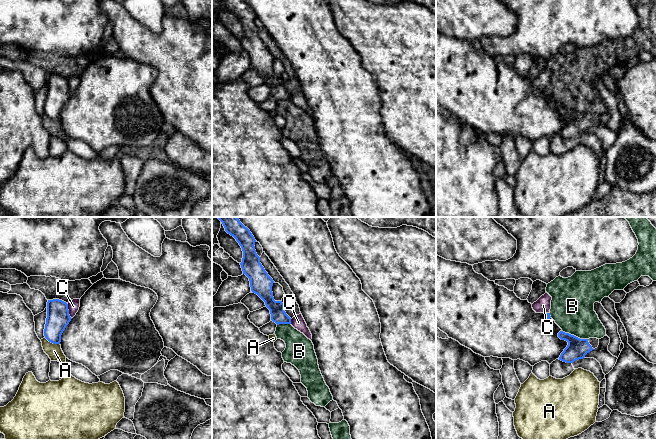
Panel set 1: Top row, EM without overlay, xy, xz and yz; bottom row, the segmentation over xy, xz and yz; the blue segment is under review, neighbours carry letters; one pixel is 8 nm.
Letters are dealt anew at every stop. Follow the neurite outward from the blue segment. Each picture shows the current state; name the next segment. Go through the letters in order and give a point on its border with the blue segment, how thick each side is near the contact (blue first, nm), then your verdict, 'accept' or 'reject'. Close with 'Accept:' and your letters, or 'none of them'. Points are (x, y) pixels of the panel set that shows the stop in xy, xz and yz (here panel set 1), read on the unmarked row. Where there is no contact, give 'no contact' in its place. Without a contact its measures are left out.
A: meets blue in xy at (52, 118); 180 nm thick on the blue side, 120 nm on the other; reject
B: meets blue in yz at (575, 112); 170 nm thick on the blue side, 360 nm on the other; reject
C: meets blue in xy at (68, 87); 180 nm thick on the blue side, 100 nm on the other; reject
Accept: none of them

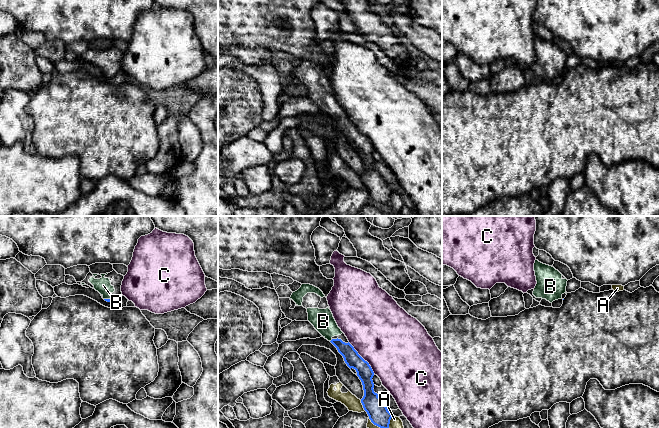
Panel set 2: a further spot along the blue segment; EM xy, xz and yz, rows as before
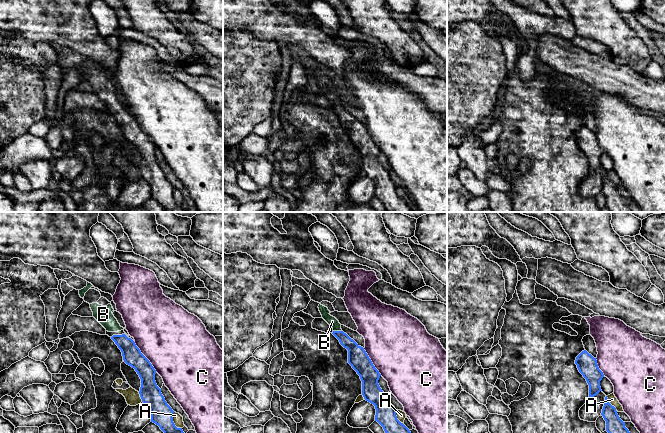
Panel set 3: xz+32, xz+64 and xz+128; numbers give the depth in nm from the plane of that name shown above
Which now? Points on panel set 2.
A: meets blue in xz at (383, 204); 160 nm thick on the blue side, 120 nm on the other; reject
B: meets blue in xz at (331, 116); 130 nm thick on the blue side, 180 nm on the other; accept
C: meets blue in xz at (362, 134); 130 nm thick on the blue side, 500 nm on the other; reject
Accept: B

